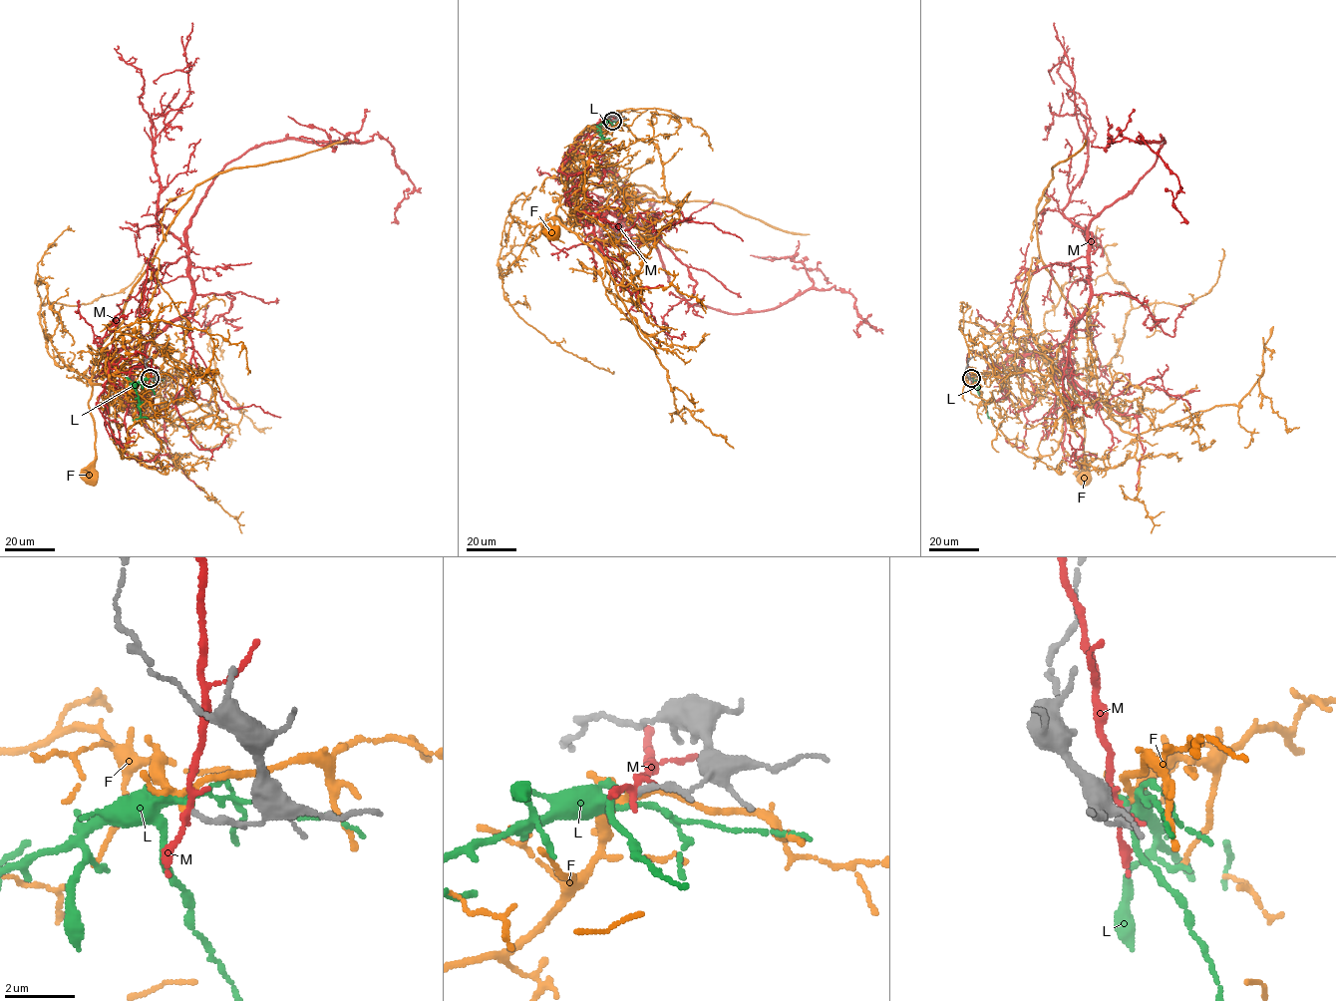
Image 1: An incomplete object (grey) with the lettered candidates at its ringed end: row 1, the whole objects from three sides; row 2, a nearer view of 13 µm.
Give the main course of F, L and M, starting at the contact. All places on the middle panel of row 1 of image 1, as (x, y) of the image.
F: (612, 121), (566, 152), (566, 180), (572, 188), (553, 217), (549, 230), (556, 233), (548, 233)
L: (612, 120), (596, 126), (602, 137), (594, 144)
M: (612, 120), (572, 147), (573, 182), (655, 238), (688, 303), (765, 311), (834, 286), (875, 329), (853, 329)

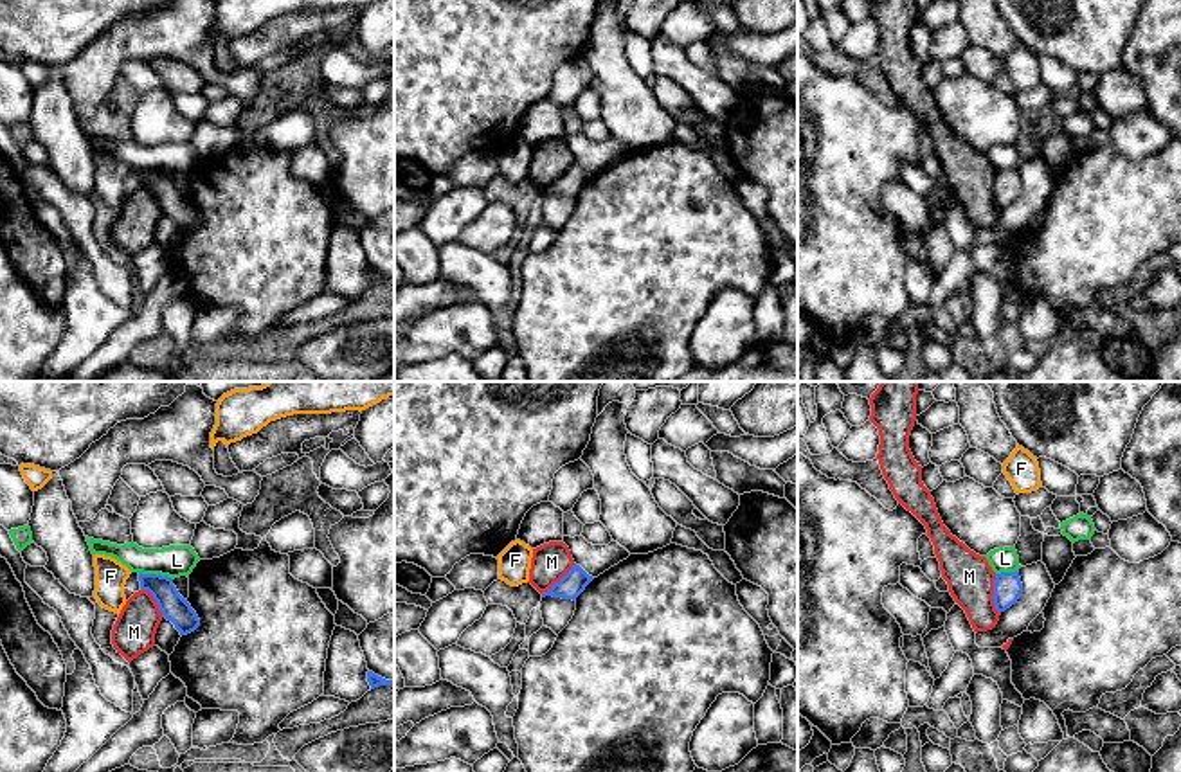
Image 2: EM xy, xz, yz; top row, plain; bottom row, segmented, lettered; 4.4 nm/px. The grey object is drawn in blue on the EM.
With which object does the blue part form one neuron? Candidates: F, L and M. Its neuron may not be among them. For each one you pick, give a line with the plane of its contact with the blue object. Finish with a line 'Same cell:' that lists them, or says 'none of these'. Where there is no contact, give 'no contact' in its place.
F: no contact
Same cell: F

